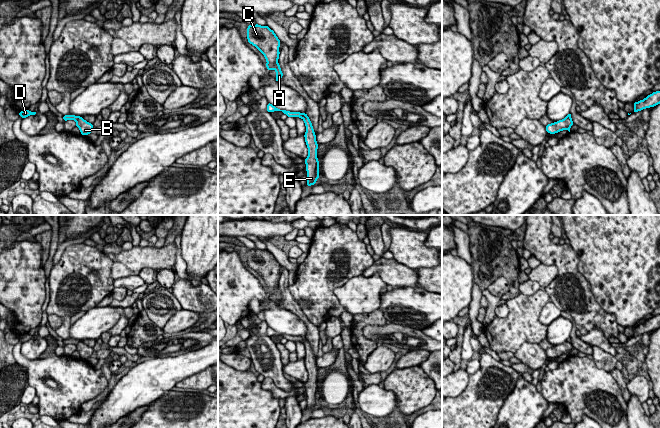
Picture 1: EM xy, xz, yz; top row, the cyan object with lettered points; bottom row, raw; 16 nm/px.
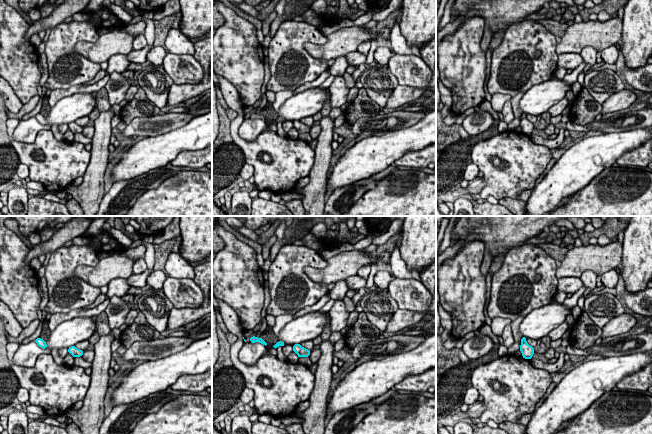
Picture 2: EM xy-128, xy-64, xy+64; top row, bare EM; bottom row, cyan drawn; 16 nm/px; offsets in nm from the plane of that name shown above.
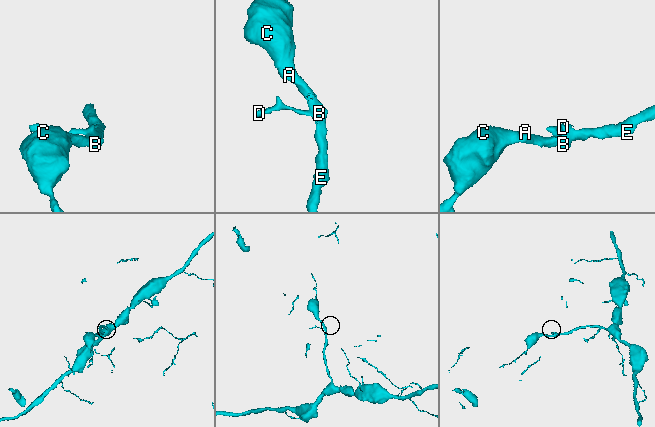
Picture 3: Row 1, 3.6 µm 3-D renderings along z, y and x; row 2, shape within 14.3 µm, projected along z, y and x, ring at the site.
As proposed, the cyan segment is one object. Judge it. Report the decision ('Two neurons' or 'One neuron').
Two neurons

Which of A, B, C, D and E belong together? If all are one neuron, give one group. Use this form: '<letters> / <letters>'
A B C E / D

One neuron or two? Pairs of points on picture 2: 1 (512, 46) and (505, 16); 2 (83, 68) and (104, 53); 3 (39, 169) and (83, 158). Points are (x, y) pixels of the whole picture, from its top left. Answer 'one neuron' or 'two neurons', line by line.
1: two neurons
2: two neurons
3: one neuron

